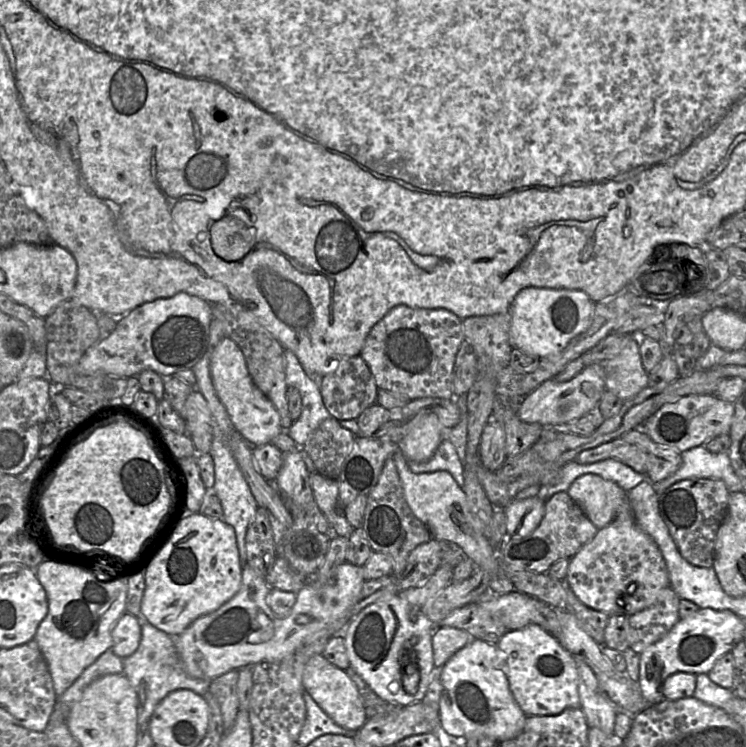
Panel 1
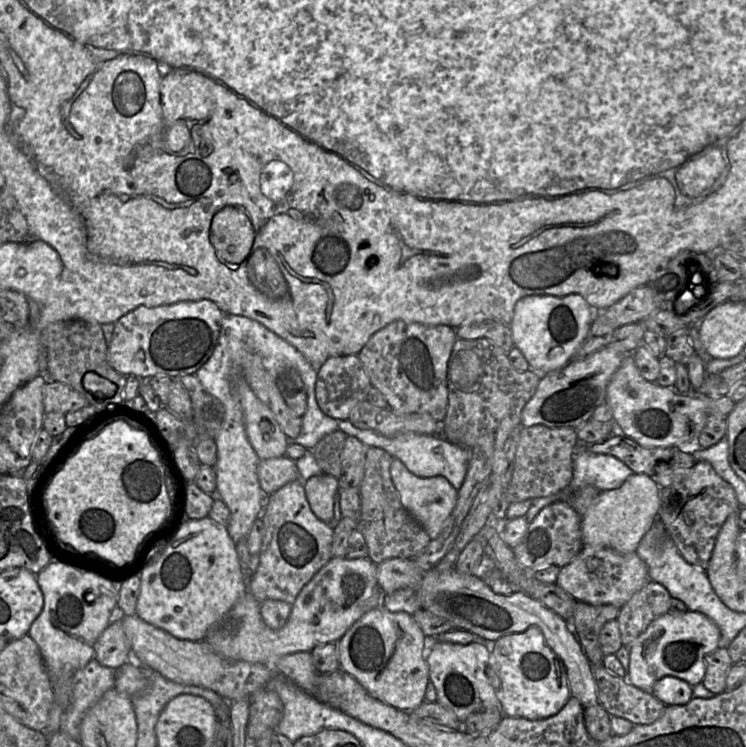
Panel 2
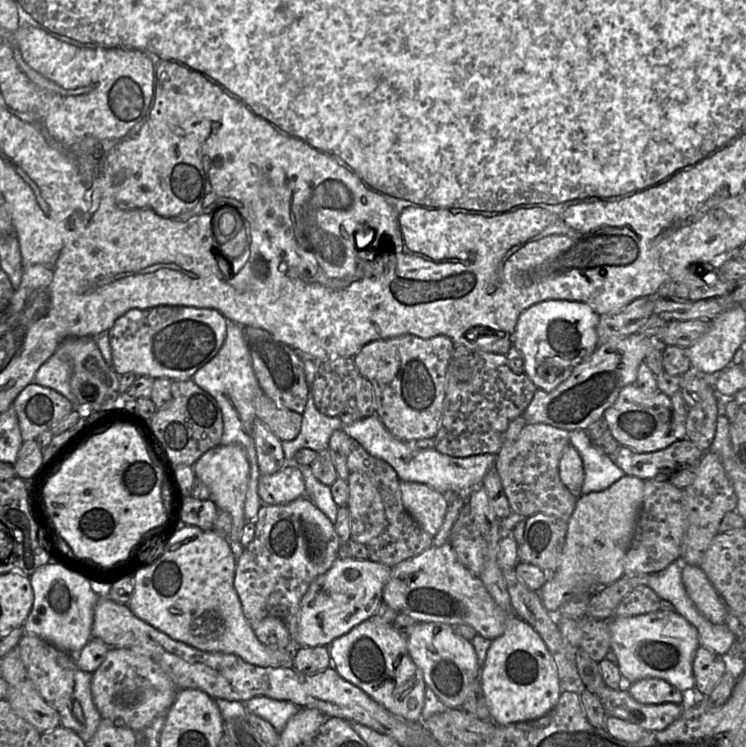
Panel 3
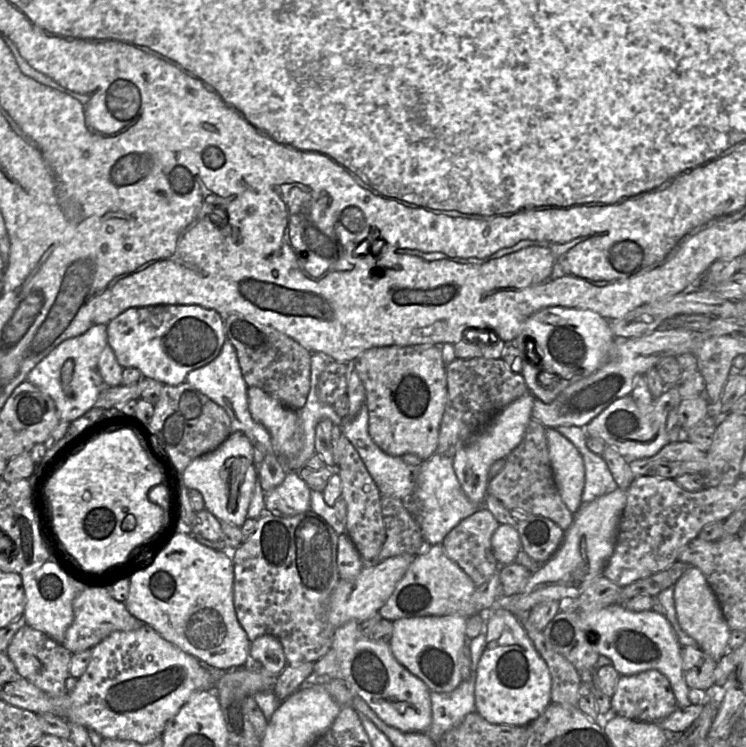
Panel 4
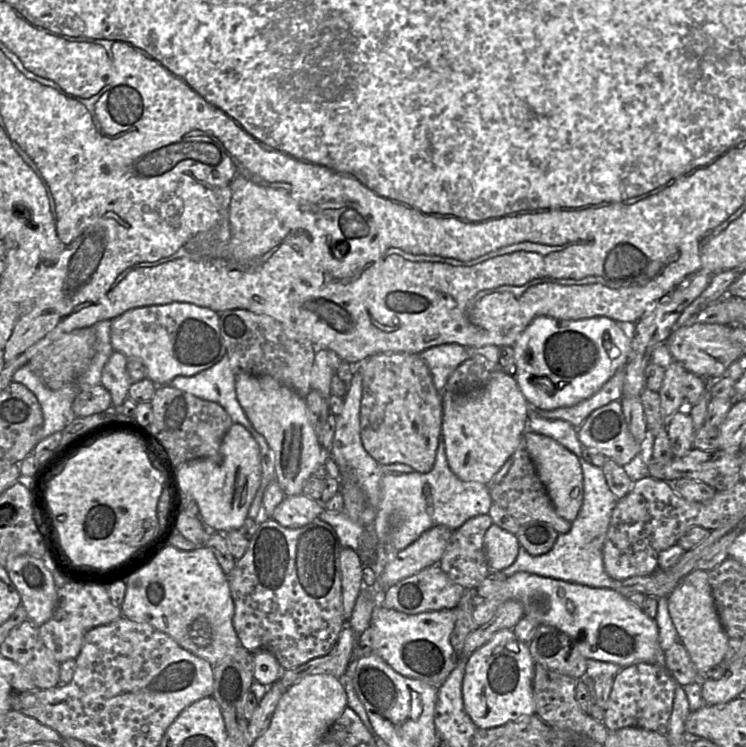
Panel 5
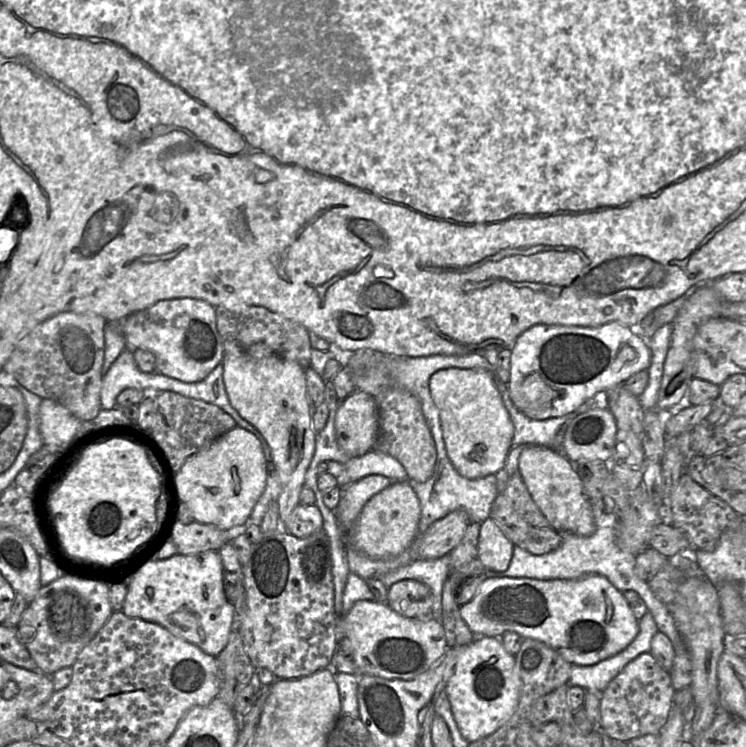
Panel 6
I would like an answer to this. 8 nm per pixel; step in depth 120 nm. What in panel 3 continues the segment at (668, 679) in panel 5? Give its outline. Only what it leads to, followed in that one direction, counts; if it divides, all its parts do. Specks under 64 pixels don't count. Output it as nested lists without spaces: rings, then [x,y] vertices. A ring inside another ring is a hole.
[[[645,678],[631,683],[628,693],[643,704],[681,704],[683,694],[676,687],[660,678]]]

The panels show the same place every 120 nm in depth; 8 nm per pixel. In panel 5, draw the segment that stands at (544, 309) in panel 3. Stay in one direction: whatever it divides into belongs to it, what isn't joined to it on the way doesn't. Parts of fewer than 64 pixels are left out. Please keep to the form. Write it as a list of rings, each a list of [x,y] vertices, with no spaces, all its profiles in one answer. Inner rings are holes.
[[[538,316],[522,331],[512,347],[516,364],[514,379],[531,409],[554,410],[574,406],[598,392],[618,369],[627,364],[632,340],[627,326],[607,317],[567,320]]]

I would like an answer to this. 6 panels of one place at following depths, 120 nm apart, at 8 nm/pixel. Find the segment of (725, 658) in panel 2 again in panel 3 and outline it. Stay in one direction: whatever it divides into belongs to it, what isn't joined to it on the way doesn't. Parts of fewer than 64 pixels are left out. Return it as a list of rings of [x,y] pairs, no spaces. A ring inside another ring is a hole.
[[[699,646],[693,660],[692,671],[695,678],[695,688],[705,696],[710,695],[725,674],[722,655]]]

